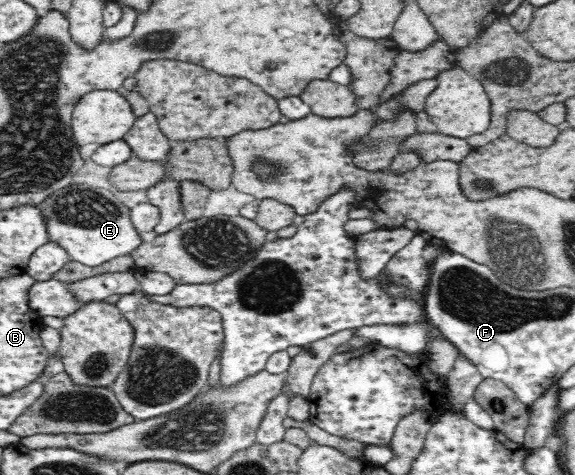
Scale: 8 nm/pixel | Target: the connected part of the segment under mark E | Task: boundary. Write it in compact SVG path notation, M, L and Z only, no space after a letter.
M74 186L61 188L47 196L38 209L50 241L64 249L70 260L84 266L97 267L109 260L130 255L143 241L130 220L130 210L124 204L115 206L91 190Z

